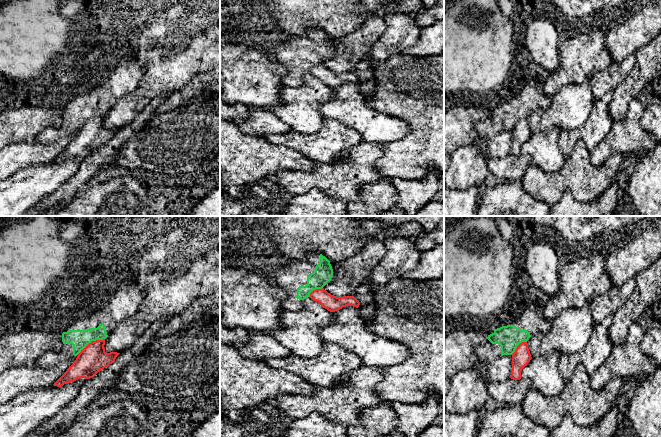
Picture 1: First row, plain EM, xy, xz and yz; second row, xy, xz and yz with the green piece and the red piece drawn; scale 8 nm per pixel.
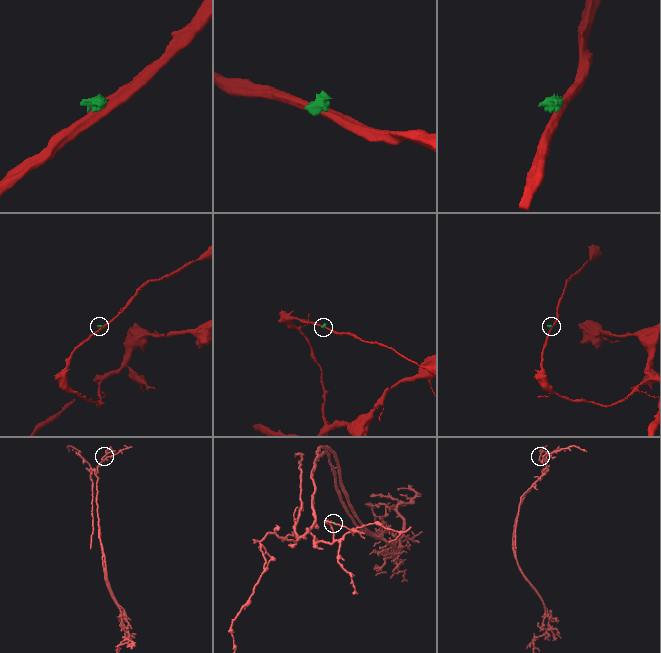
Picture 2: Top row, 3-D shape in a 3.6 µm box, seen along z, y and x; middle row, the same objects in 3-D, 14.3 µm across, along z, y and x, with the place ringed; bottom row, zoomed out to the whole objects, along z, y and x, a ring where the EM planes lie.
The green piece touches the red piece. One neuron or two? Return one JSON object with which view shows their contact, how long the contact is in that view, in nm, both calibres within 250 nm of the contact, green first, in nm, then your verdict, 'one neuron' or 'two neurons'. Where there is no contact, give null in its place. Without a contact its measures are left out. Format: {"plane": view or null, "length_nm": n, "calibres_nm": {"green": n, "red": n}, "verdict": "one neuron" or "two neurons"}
{"plane": "xy", "length_nm": 260, "calibres_nm": {"green": 150, "red": 220}, "verdict": "two neurons"}

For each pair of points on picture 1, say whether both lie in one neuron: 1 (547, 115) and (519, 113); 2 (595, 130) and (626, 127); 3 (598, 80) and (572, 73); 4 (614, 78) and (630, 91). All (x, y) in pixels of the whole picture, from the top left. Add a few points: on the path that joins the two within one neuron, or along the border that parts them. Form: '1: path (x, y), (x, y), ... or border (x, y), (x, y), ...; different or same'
1: border (550, 103), (545, 108), (534, 109), (526, 117); different
2: border (613, 121), (610, 130), (596, 147); different
3: border (611, 64), (590, 77); different
4: border (634, 64), (626, 77), (613, 90); different

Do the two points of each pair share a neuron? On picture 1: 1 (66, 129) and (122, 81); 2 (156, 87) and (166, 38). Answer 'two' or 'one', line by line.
1: one
2: one

